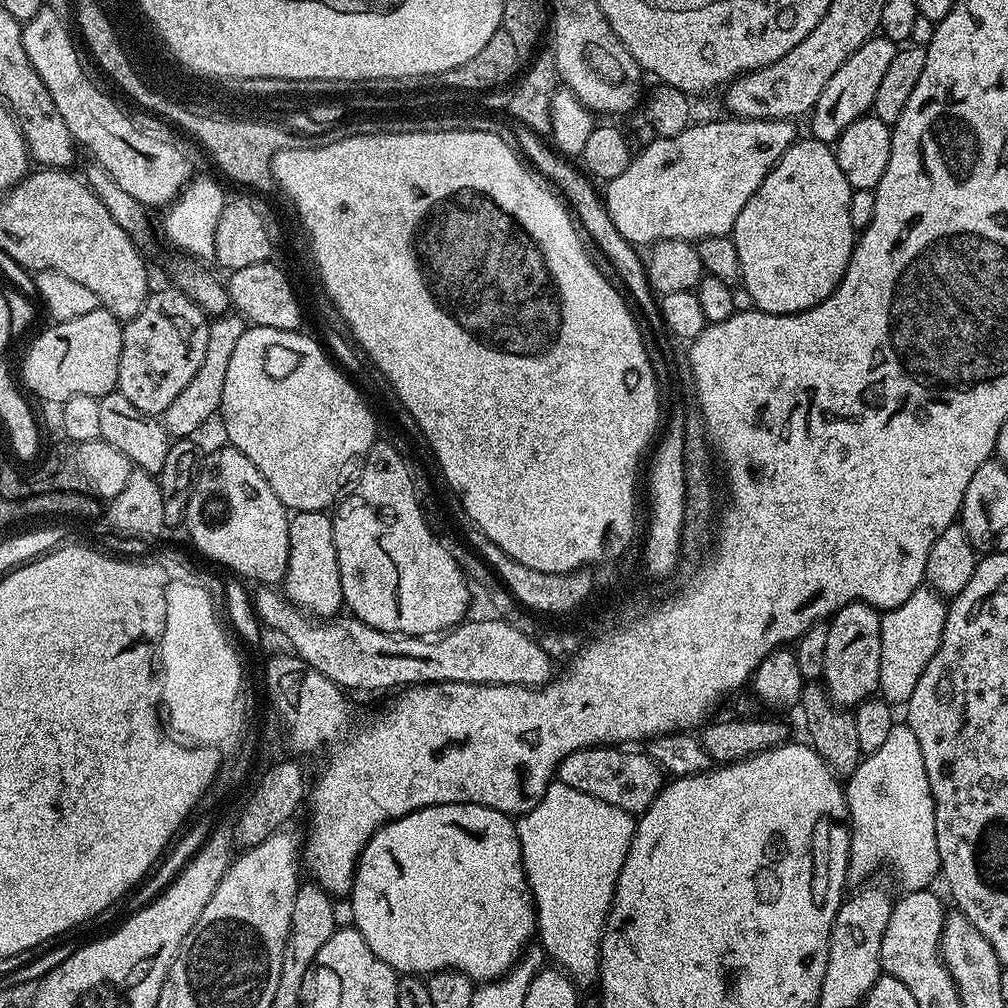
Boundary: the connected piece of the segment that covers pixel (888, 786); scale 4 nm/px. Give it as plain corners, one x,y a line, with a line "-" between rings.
893,723
890,735
886,738
886,742
882,742
882,746
878,746
878,750
874,750
871,754
865,755
859,766
852,771
852,775
846,780
846,795
848,798
848,823
852,829
852,837
850,838
850,854
848,855
848,879
852,882
864,882
872,876
884,863
888,863
890,867
896,871
896,876
900,879
901,889
904,892
922,892
929,887
928,884
932,879
941,875
940,871
940,855
938,854
938,838
936,837
936,815
934,814
934,798
930,790
930,778
926,778
926,762
922,762
922,750
918,746
918,738
914,738
914,730
908,728
907,723

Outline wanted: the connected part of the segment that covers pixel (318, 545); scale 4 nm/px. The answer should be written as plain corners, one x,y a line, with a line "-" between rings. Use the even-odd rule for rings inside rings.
297,512
289,519
290,558
282,581
288,602
312,618
332,618
345,607
338,554
334,550
332,516
323,512

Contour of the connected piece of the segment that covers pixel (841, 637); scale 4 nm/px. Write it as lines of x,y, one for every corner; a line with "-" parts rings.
847,604
842,610
831,617
828,624
828,637
826,638
826,666
822,683
828,690
828,697
839,704
840,707
851,709
861,704
873,695
872,692
882,683
880,671
882,670
882,630
880,629
881,613
869,604

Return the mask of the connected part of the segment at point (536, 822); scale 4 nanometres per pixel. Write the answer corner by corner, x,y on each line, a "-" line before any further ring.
553,782
548,785
546,794
542,794
542,802
516,820
516,833
522,846
522,862
532,900
536,903
539,947
555,967
572,979
577,989
584,990
591,984
593,987
600,975
600,939
604,936
604,923
612,909
622,862
626,862
632,837
636,835
633,813
618,810
618,806
610,806
610,802
602,802
590,794
582,794
577,788

